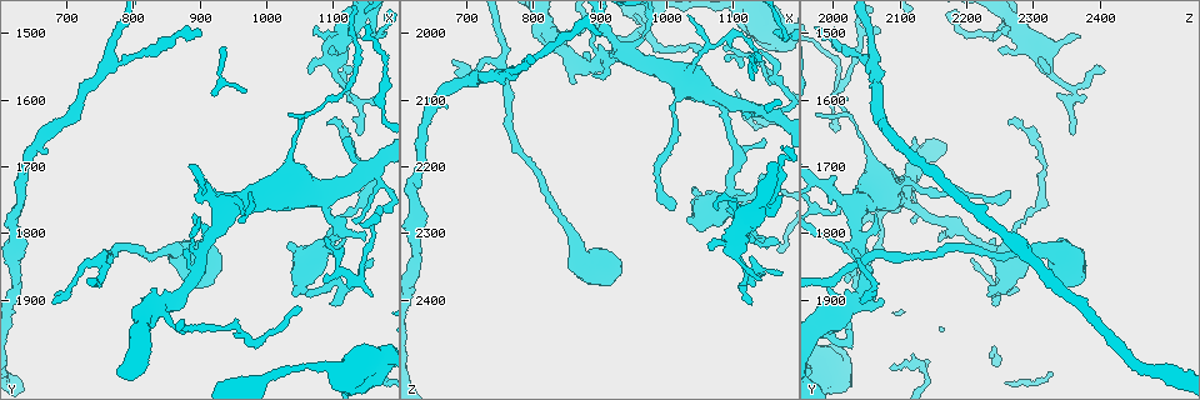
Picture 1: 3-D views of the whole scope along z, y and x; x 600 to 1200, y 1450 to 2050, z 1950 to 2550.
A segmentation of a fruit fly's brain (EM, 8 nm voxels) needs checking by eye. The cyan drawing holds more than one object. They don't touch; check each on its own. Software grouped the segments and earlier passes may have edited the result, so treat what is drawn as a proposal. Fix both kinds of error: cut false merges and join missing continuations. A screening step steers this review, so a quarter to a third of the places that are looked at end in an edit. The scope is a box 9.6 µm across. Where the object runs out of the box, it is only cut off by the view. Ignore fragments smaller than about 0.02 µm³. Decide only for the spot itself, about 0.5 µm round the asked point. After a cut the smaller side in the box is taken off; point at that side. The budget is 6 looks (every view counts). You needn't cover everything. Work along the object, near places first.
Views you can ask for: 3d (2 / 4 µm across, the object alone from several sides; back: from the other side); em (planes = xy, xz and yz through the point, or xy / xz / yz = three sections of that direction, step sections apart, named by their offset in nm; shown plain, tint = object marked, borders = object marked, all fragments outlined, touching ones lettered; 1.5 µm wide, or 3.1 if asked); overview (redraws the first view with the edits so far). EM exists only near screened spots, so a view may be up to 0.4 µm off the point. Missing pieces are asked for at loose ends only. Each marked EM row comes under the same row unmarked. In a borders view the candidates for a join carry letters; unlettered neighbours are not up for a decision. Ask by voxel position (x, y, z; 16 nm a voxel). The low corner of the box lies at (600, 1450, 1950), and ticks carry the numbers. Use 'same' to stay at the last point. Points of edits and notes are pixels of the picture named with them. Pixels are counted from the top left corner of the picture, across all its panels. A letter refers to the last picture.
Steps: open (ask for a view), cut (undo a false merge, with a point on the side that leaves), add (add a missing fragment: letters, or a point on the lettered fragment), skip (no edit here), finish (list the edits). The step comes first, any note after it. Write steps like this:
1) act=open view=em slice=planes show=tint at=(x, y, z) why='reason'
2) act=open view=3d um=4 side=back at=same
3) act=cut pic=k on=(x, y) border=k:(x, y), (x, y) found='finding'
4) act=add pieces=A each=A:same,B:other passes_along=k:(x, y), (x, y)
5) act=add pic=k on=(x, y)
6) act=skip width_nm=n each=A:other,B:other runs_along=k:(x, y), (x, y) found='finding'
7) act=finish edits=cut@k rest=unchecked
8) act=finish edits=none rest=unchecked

act=open view=em slice=planes show=tint at=(1090, 1635, 2265) why='long arm stops here'

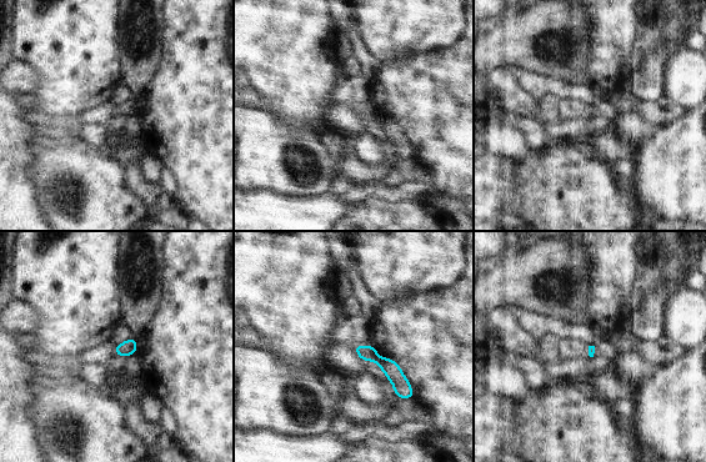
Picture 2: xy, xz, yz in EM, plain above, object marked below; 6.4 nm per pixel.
act=open view=em slice=planes show=borders at=same why='what lies round it'

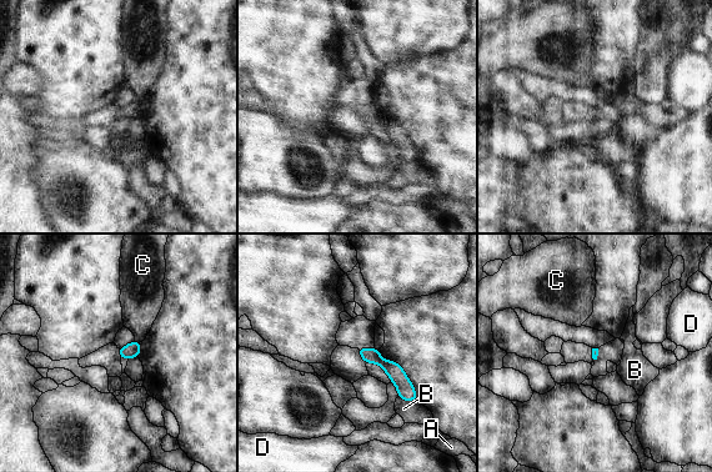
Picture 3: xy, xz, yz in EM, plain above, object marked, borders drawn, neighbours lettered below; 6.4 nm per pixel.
act=skip each=A:other,B:other,C:other,D:other found='no lettered fragment goes on from it'

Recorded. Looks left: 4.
act=open view=3d um=4 at=(900, 1495, 2005) why='an open end'

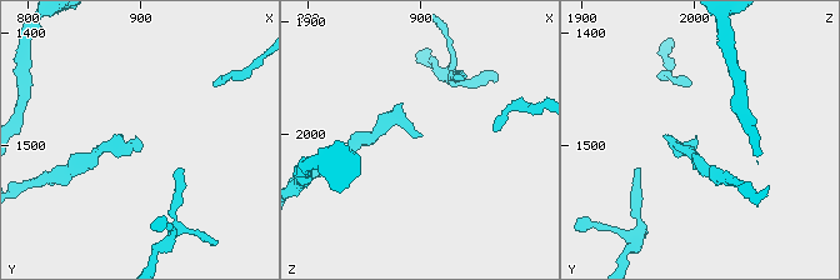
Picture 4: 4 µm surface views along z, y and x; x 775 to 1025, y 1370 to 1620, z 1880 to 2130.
act=open view=em slice=xy step=8 show=borders at=(902, 1498, 2002) why='shape alone is not enough'

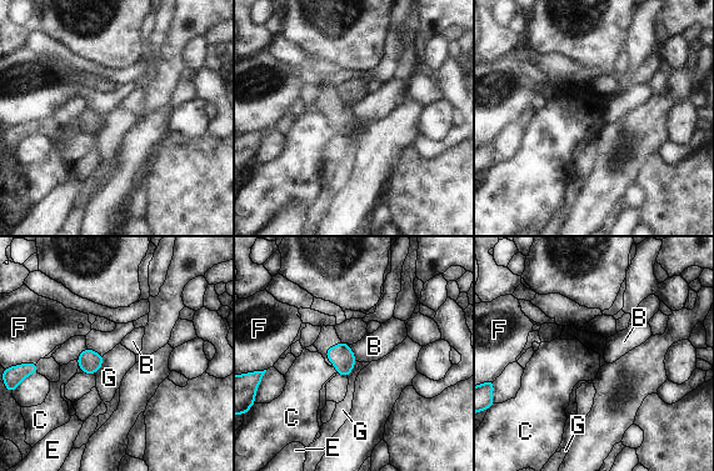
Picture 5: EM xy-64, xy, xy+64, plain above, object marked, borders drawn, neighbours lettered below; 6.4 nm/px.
act=open view=em slice=planes show=borders at=same

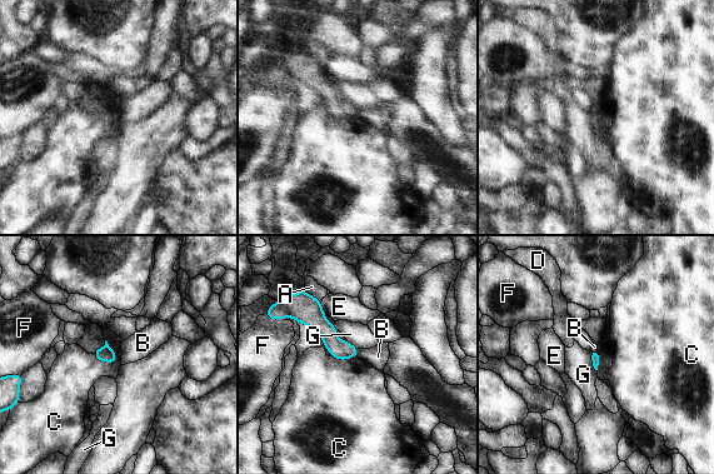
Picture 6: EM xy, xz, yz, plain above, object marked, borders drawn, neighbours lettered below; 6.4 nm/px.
act=skip longest_contact=C:170nm each=A:other,B:other,C:other,D:other,E:other,F:other,G:other border=6:(356, 349), (358, 355) found='none of them fits'

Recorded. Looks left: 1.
act=finish edits=none rest=unchecked

